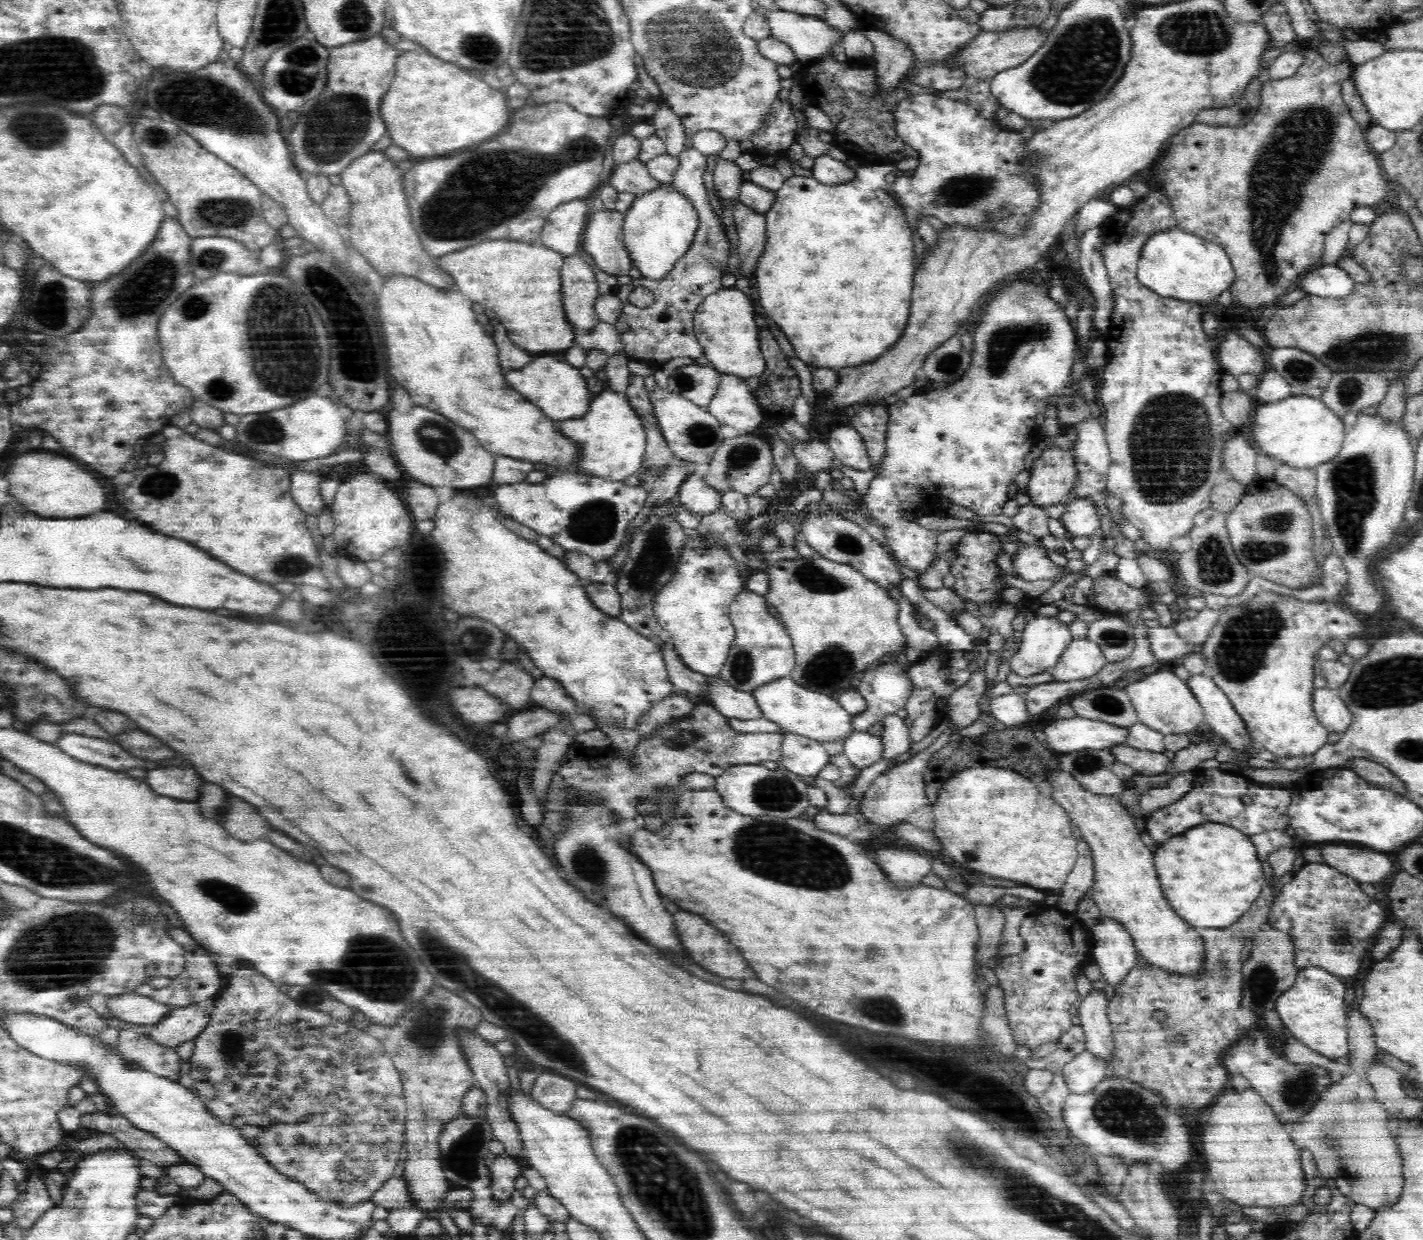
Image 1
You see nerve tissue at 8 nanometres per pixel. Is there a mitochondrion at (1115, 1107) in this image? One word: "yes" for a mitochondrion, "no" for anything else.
yes

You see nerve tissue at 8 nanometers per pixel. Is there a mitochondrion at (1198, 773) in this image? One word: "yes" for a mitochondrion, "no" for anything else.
no

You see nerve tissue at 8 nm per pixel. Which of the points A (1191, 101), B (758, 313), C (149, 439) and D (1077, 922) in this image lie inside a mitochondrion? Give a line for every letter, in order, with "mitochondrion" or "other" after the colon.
A: other
B: other
C: other
D: other

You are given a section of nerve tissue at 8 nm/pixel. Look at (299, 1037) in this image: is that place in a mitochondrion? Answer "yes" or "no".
no

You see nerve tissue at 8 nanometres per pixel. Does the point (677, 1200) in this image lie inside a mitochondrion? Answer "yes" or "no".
yes

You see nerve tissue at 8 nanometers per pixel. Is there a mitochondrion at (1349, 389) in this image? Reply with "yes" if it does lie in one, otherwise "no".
yes

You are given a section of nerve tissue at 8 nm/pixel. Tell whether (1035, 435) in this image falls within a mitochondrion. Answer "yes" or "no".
no

